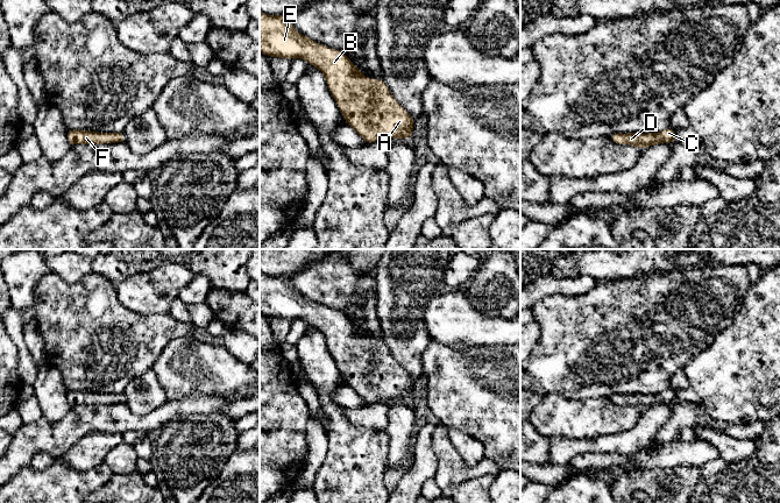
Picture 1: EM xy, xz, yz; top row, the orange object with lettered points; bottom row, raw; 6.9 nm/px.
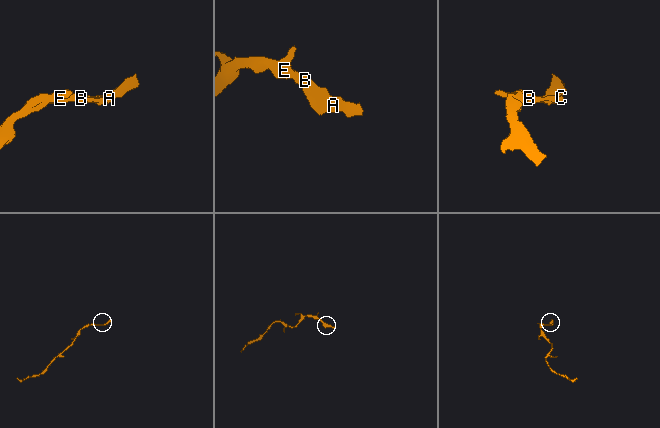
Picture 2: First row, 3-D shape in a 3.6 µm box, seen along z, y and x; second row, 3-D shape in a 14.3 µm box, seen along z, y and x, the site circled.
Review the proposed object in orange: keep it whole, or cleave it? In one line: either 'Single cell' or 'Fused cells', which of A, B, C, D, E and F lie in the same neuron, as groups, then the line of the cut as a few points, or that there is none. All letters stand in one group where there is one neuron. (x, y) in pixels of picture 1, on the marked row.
Single cell. Groups: A B C D E F. No split

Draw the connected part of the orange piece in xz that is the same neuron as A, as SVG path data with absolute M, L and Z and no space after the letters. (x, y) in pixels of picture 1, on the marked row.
M260 13L260 51L270 57L302 58L319 69L326 79L329 92L335 99L345 120L367 144L378 140L410 140L416 120L390 93L383 79L366 77L340 50L331 49L295 30L291 19L298 15L267 15Z

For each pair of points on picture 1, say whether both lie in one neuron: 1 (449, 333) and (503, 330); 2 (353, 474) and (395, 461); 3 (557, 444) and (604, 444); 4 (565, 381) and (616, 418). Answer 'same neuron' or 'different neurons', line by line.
1: same neuron
2: different neurons
3: same neuron
4: different neurons

